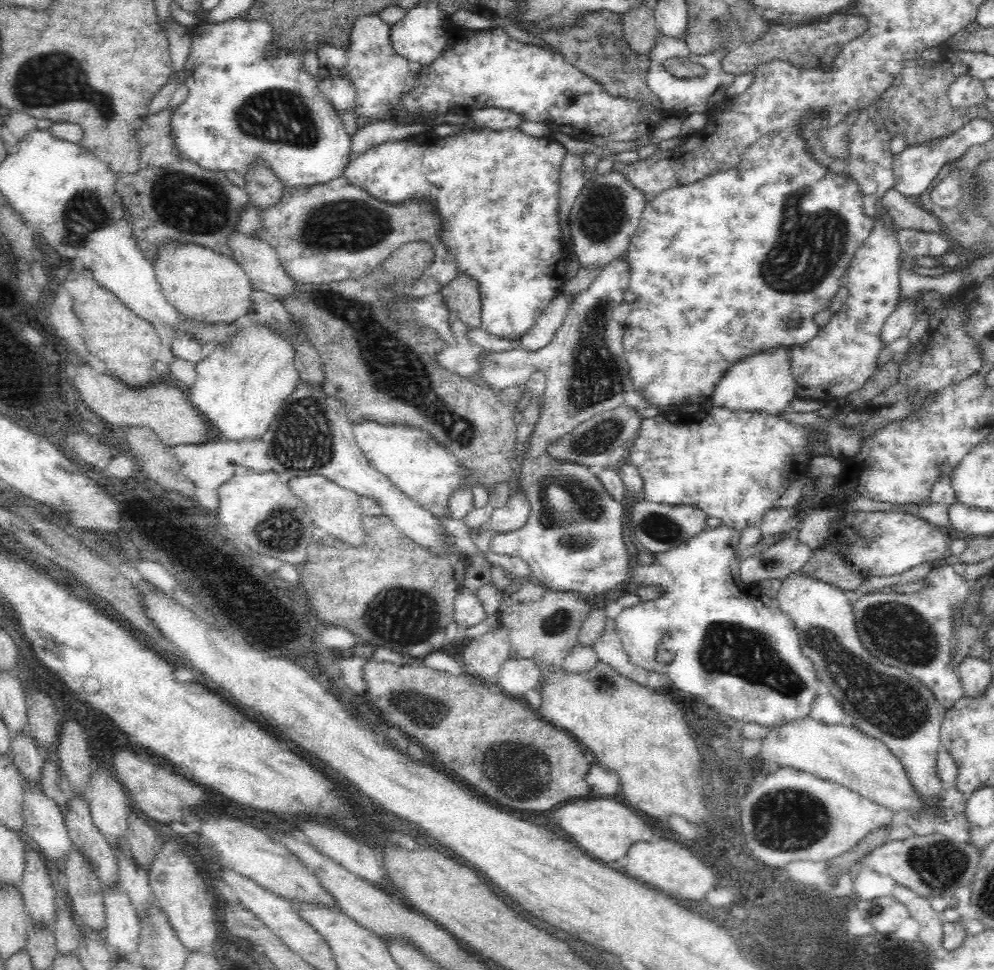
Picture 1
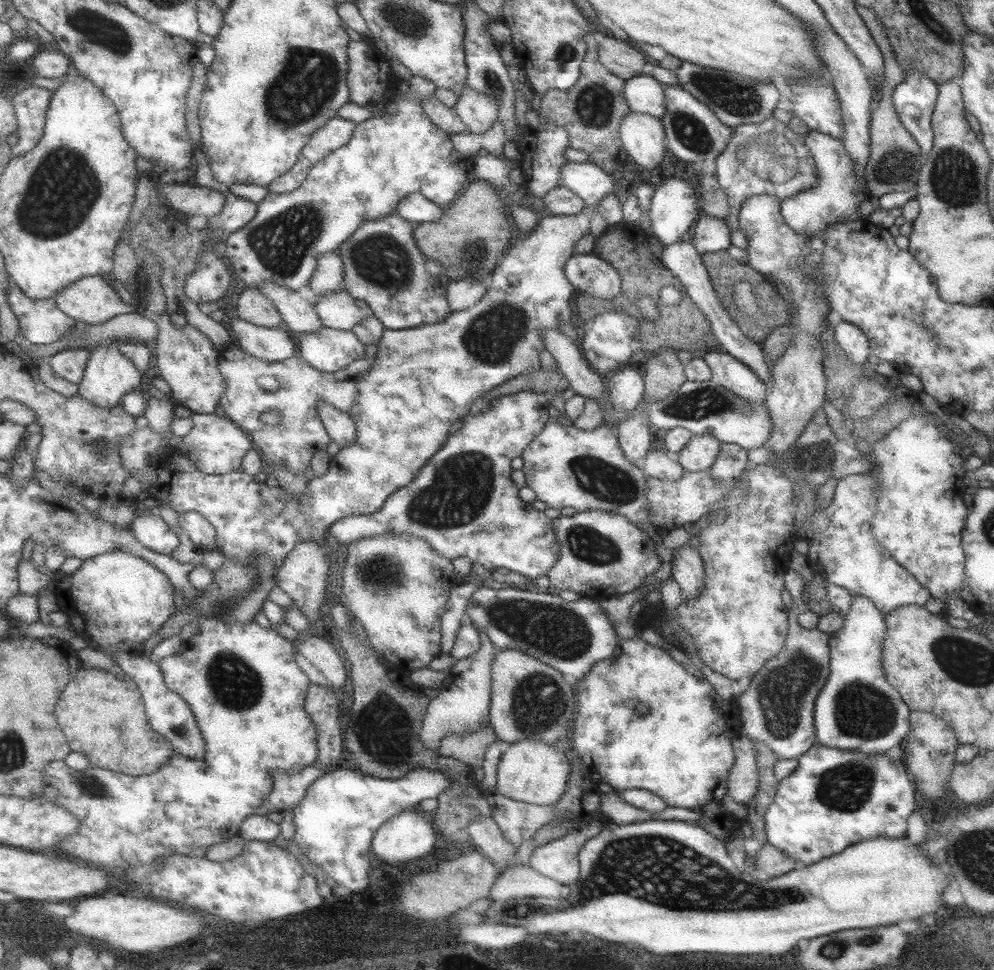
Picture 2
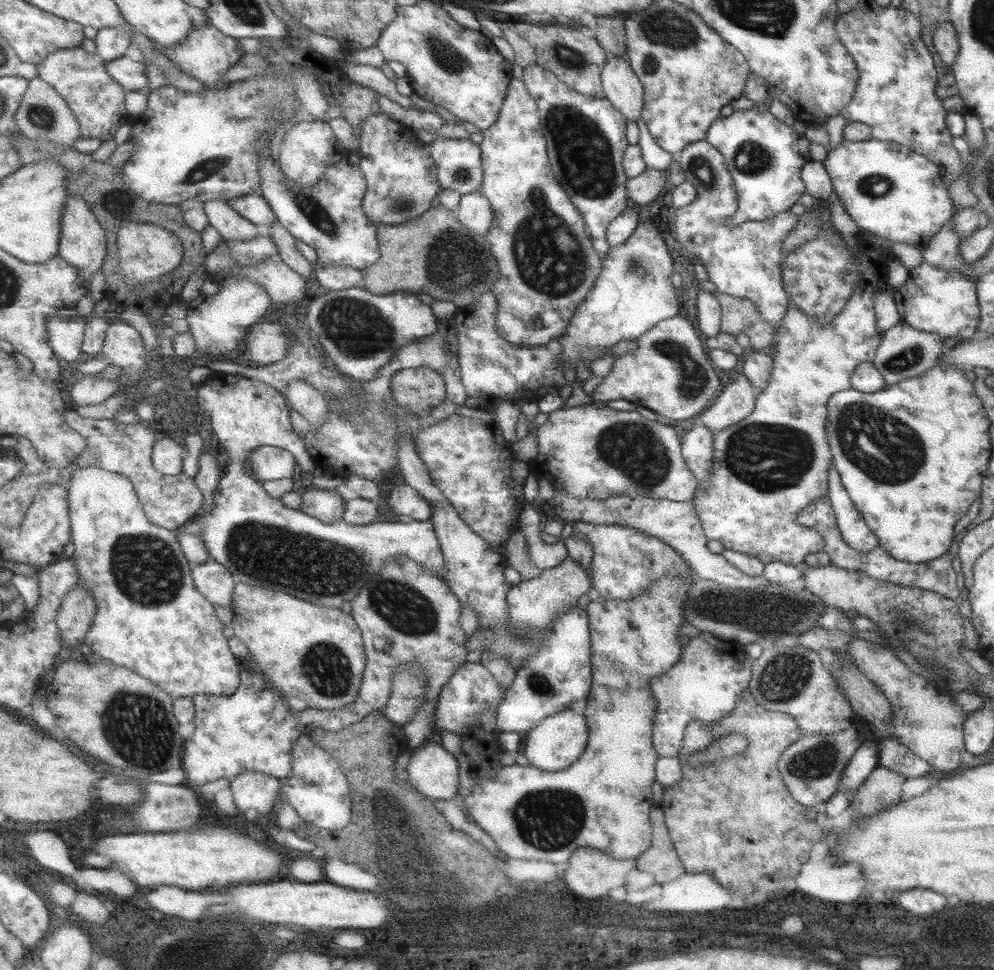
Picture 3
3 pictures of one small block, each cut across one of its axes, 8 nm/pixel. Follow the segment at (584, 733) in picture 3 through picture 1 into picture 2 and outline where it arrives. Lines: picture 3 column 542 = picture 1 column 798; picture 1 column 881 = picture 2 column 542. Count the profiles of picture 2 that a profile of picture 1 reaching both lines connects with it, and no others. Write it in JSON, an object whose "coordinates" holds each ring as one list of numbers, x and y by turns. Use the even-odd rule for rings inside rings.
{"coordinates":[[521,740,509,746,507,754,499,764,497,774,497,792,511,796,515,800,547,806,563,800,571,786,573,762,567,758,565,750,559,750,557,744,547,744,543,740]]}

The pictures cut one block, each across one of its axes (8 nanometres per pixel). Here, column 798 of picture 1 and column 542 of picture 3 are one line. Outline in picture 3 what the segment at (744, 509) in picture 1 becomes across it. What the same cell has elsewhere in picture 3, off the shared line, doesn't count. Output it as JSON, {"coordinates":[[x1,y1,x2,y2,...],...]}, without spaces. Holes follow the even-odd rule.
{"coordinates":[[593,402,585,406,565,408,549,414,547,424,539,430,539,458,531,460,531,474,547,478,555,492,569,492,571,496,583,500,607,500,611,496,633,496,633,498,657,498,673,502,691,502,695,496,695,478,693,472,685,468,687,462,679,454,679,438,671,426,665,426,661,420,653,422,643,418,639,412,621,412,611,406,599,408]]}

